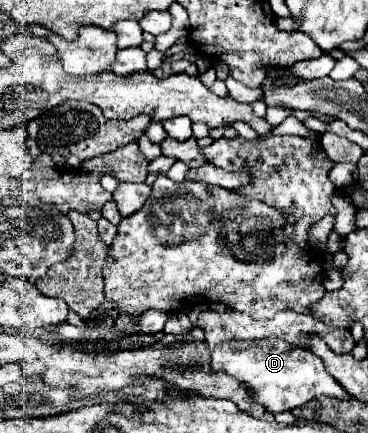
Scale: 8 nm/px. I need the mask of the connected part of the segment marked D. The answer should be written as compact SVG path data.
M233 339L227 349L217 347L211 355L211 371L213 373L227 373L235 377L239 383L247 385L247 393L253 399L267 407L271 413L279 413L285 409L301 407L303 403L319 397L329 395L335 399L349 399L351 395L325 371L323 361L315 357L307 349L291 347L281 339L259 339L259 341L239 341Z

